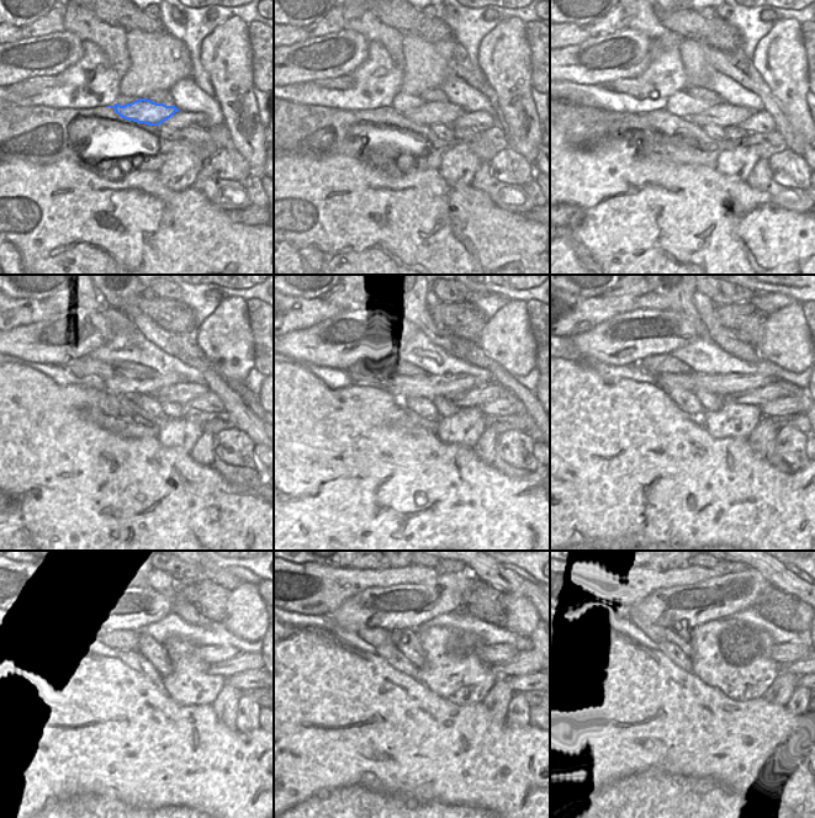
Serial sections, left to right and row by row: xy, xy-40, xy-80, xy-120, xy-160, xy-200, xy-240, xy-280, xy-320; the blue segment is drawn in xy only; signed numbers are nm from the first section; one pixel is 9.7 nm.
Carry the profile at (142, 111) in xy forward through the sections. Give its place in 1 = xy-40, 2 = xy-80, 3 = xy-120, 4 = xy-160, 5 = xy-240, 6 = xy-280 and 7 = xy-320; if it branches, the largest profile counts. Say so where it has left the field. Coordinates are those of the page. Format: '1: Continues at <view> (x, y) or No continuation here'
1: Continues at xy-40 (428, 113)
2: Continues at xy-80 (725, 115)
3: Continues at xy-120 (184, 393)
4: Continues at xy-160 (477, 396)
5: Continues at xy-240 (243, 662)
6: Continues at xy-280 (524, 662)
7: Continues at xy-320 (800, 667)

